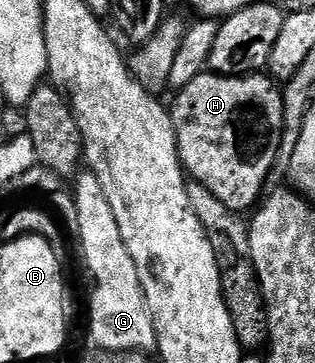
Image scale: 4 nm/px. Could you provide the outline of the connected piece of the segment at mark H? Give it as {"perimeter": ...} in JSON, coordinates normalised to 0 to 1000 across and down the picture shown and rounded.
{"perimeter":[[[651,196],[590,229],[590,240],[568,248],[556,267],[559,281],[540,289],[540,309],[559,364],[559,413],[571,421],[571,449],[594,485],[641,504],[654,526],[676,532],[743,584],[771,590],[775,576],[797,579],[829,551],[854,507],[851,482],[902,358],[902,259],[879,226],[851,207],[705,212],[692,201]]]}

